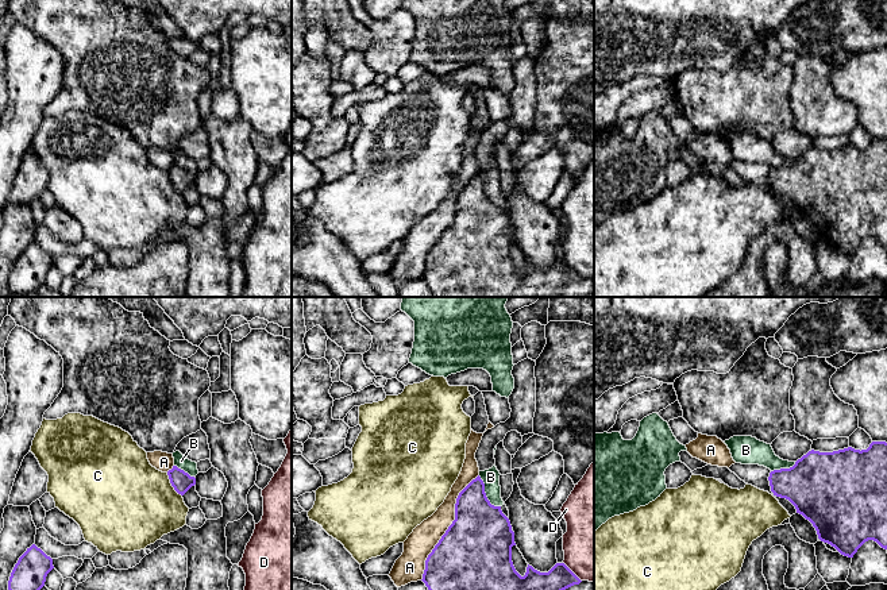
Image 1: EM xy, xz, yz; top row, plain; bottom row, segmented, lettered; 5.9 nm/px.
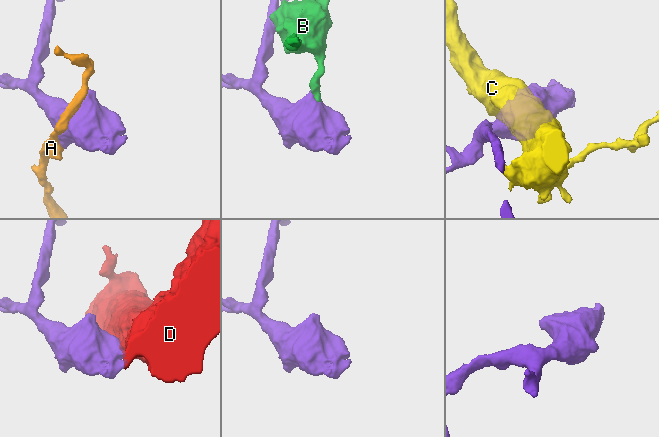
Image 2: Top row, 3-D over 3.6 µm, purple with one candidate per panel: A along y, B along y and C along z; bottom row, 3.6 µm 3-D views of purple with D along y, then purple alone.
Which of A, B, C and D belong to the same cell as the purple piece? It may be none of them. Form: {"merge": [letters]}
{"merge": []}

